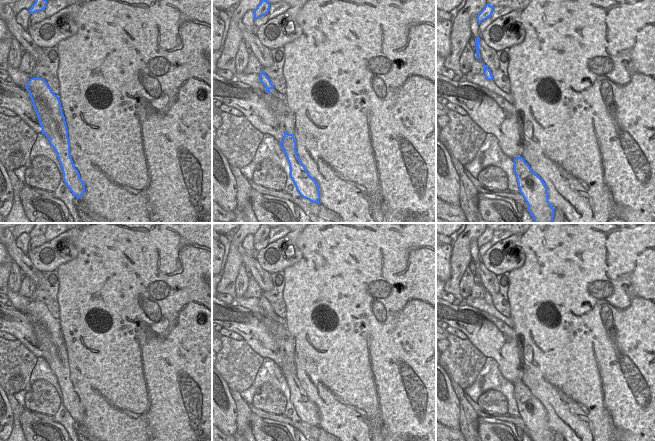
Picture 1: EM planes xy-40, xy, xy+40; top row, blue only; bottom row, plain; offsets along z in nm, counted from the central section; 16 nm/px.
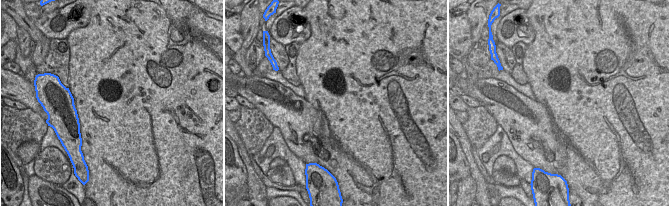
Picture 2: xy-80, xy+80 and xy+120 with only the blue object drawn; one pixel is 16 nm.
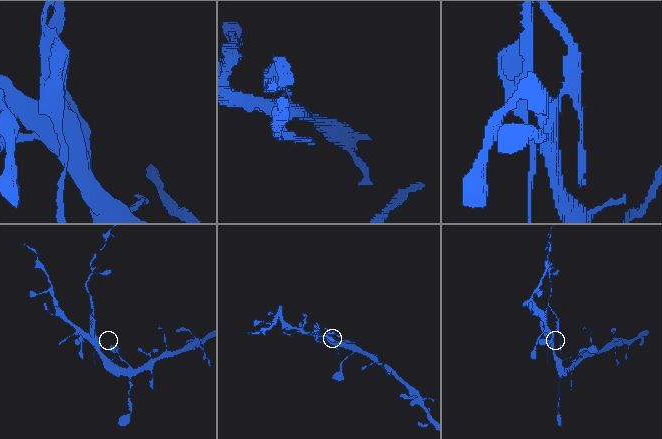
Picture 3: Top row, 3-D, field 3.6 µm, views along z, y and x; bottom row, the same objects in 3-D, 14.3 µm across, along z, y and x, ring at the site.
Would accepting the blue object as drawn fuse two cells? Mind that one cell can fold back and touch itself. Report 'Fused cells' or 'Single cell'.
Fused cells

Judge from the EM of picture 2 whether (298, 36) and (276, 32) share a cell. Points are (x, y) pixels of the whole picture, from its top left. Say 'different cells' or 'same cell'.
same cell

